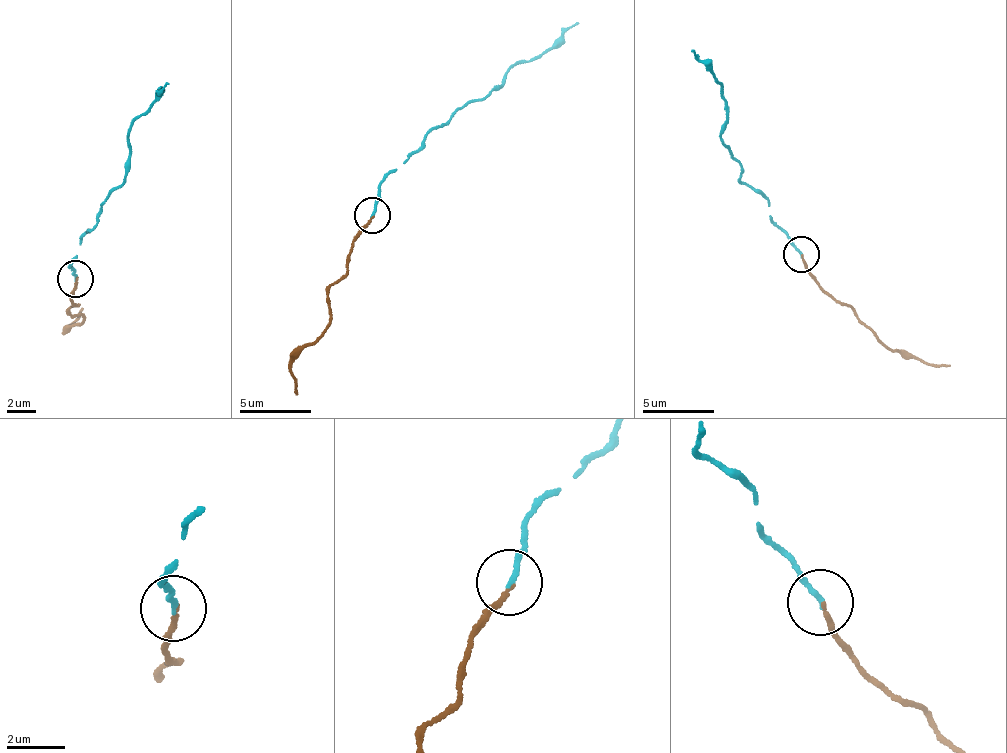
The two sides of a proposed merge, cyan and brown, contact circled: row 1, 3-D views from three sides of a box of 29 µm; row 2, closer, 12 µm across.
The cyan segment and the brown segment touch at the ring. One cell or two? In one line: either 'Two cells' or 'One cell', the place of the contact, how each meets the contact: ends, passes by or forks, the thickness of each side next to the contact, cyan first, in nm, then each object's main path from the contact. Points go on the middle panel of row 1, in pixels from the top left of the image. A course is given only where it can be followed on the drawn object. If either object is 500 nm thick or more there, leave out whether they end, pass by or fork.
One cell. Place: (372, 215). At the ring cyan ends. At the ring brown ends. Thickness 170 nm (cyan) against 140 nm. Course of cyan: (372, 216), (391, 173), (436, 127), (493, 91), (516, 63), (538, 56), (579, 24). Course of brown: (372, 216), (357, 236), (345, 272), (332, 285), (324, 331), (293, 361), (296, 396)

